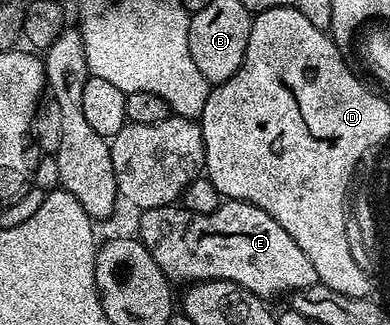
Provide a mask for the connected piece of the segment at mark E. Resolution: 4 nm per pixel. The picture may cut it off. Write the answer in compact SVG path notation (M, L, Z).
M222 201L219 208L210 214L196 214L180 205L160 206L140 211L136 233L147 252L159 264L159 268L170 283L206 282L207 280L231 280L260 298L273 300L276 294L288 295L294 290L306 290L308 286L318 285L315 264L307 260L303 248L287 236L287 232L263 208L246 202Z

